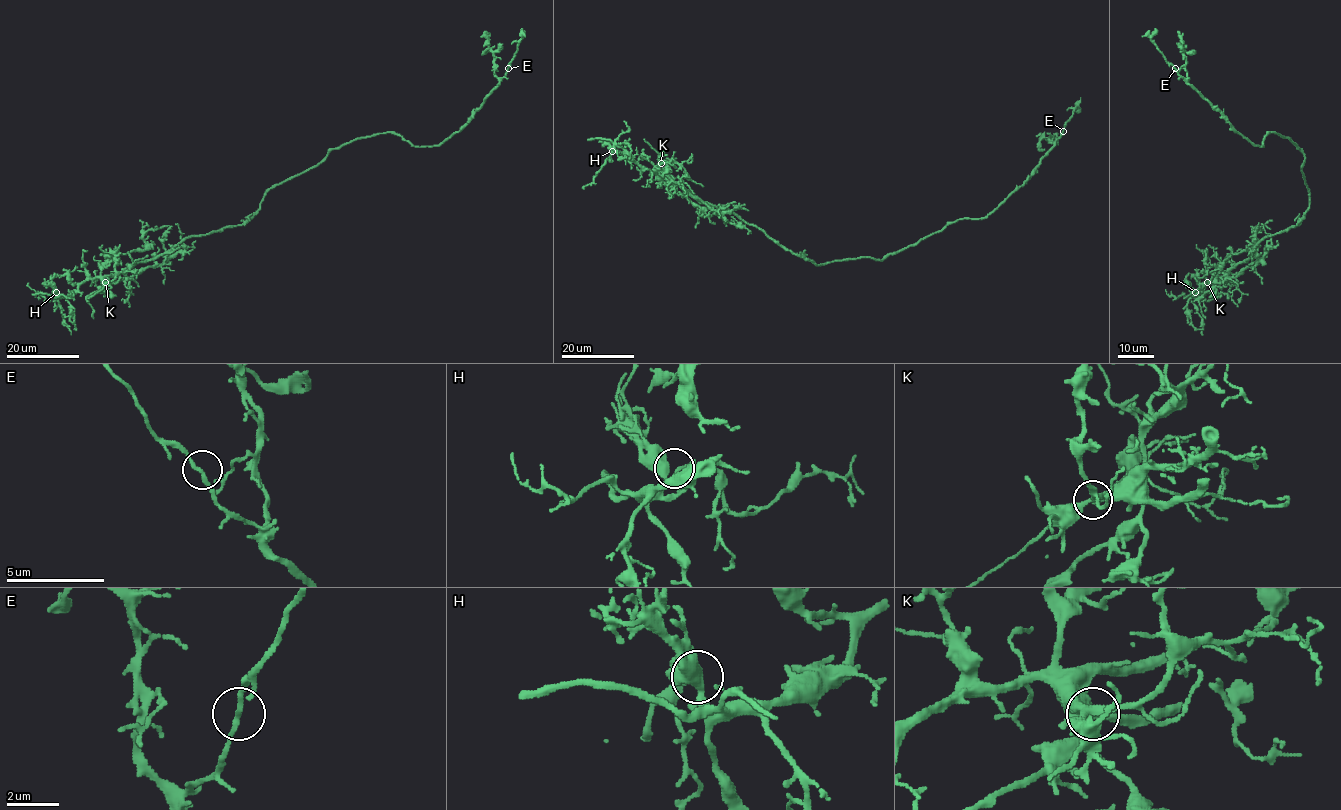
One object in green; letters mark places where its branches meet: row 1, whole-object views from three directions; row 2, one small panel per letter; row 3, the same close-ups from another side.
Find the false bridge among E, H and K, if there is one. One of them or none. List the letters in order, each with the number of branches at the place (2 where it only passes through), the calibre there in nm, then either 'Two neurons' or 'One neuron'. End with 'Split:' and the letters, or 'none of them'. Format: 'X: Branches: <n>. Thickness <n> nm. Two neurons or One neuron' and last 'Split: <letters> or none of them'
E: Branches: 2. Thickness 180 nm. Two neurons
H: Branches: 3. Thickness 160 nm. One neuron
K: Branches: 3. Thickness 280 nm. One neuron
Split: E

